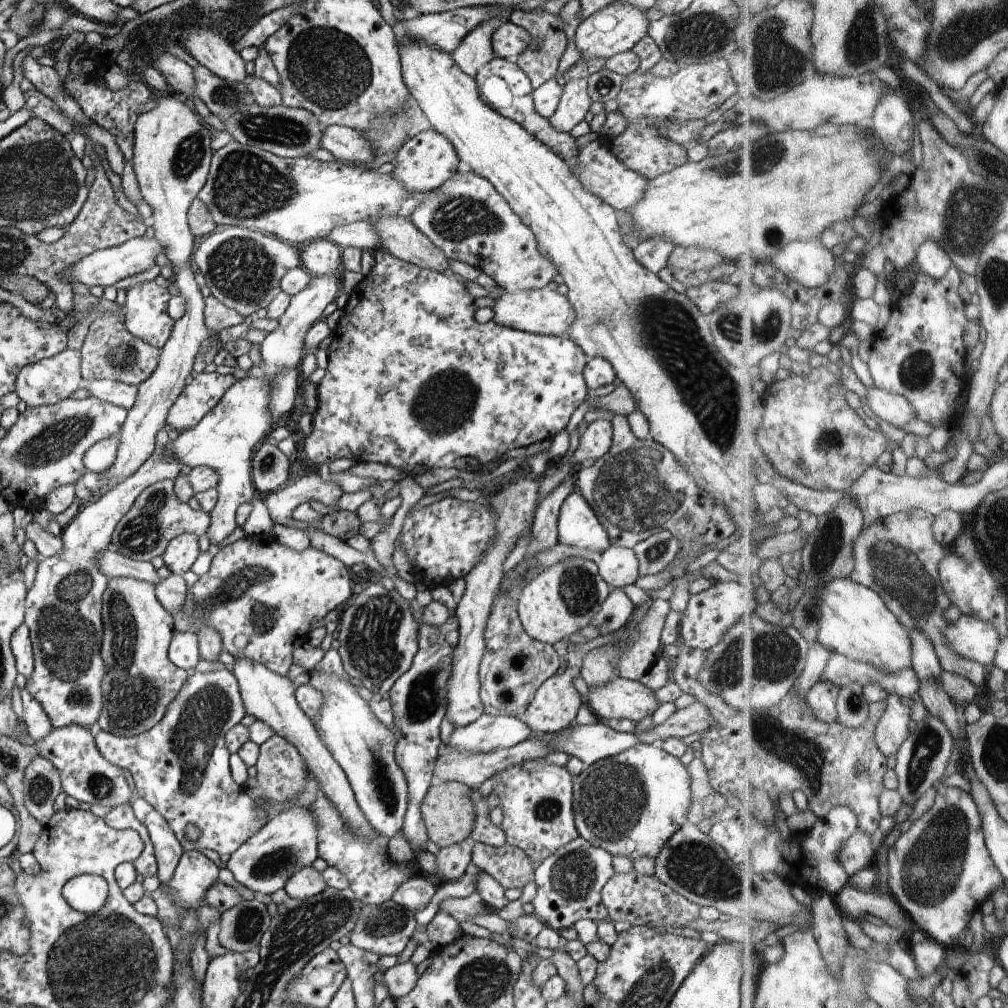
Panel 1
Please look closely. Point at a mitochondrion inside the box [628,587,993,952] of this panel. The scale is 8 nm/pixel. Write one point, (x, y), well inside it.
(929, 875)

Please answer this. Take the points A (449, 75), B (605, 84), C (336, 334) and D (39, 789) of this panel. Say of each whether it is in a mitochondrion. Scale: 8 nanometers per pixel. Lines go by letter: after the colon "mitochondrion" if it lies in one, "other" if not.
A: other
B: mitochondrion
C: other
D: mitochondrion

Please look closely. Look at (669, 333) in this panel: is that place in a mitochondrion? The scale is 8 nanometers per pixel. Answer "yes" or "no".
yes

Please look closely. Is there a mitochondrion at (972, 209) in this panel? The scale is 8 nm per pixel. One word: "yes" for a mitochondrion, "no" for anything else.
yes

